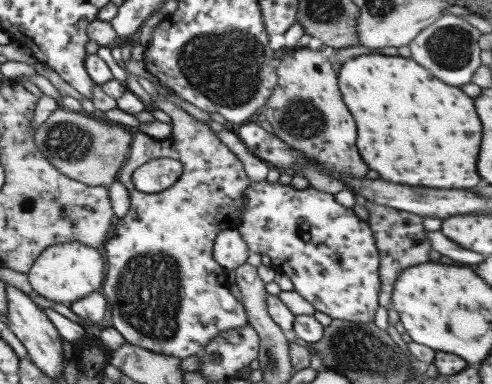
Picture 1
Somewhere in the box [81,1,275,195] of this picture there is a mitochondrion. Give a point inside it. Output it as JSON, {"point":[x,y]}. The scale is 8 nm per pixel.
{"point":[226,68]}

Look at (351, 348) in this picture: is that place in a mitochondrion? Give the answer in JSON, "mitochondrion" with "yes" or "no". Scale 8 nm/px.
{"mitochondrion":"yes"}

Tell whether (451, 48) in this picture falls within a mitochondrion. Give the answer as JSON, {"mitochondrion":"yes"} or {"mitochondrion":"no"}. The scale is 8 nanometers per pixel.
{"mitochondrion":"yes"}

